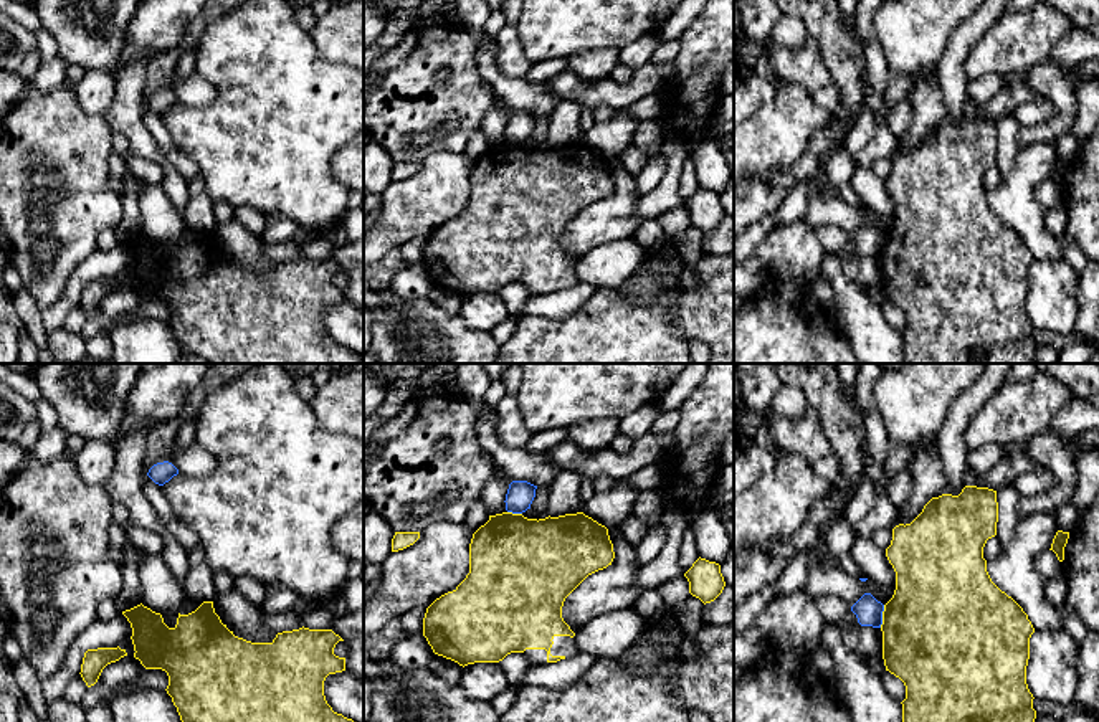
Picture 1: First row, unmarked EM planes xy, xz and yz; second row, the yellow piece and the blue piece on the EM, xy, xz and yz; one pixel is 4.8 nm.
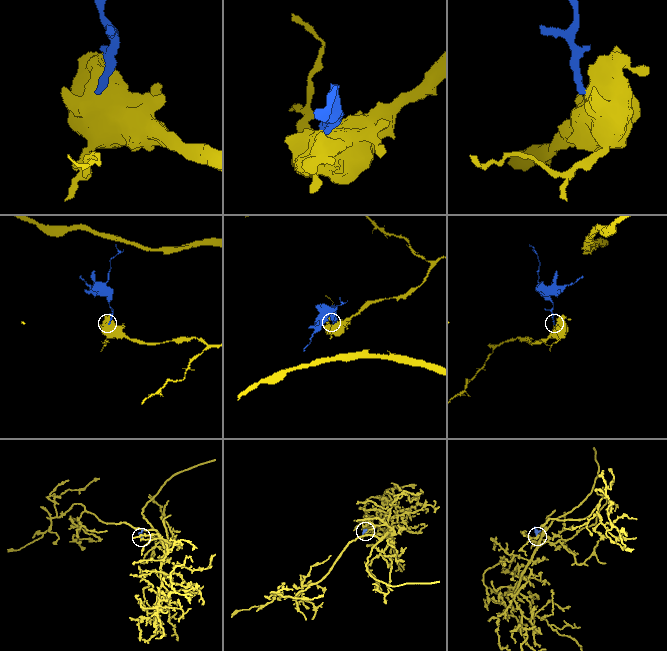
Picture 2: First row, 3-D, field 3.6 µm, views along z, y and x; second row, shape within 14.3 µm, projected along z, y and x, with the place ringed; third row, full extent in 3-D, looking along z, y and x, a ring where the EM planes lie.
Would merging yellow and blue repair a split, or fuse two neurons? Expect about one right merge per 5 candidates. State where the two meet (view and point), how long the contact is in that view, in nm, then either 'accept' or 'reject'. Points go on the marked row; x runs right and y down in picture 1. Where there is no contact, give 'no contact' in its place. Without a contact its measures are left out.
contact yz (883, 617); length 110 nm; reject

